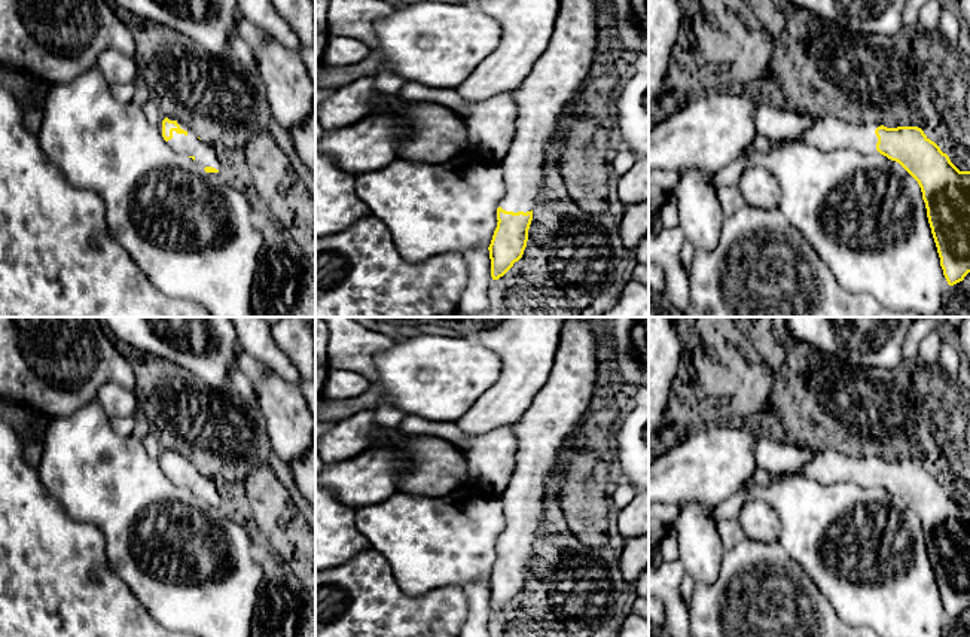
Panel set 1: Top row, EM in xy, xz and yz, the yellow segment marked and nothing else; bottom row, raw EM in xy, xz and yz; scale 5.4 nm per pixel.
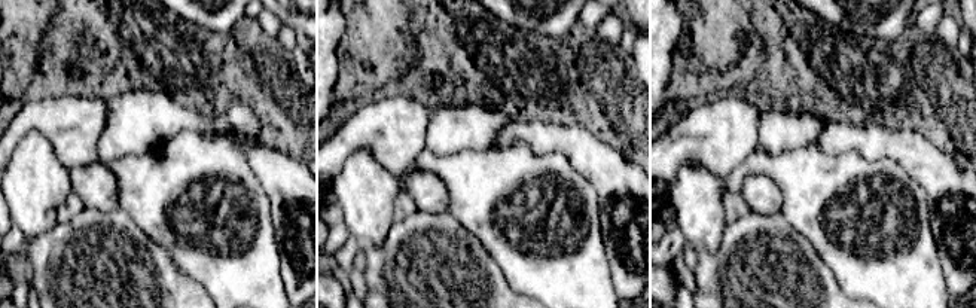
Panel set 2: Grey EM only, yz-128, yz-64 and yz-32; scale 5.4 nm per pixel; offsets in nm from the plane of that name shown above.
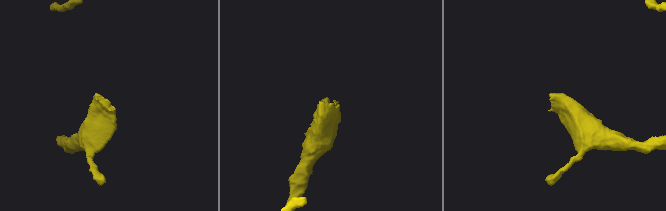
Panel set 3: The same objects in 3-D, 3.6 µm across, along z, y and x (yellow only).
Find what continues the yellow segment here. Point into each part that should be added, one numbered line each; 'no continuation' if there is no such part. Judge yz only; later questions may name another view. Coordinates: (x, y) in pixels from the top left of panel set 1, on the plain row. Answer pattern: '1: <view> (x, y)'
1: yz (830, 466)

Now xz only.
1: xz (557, 415)

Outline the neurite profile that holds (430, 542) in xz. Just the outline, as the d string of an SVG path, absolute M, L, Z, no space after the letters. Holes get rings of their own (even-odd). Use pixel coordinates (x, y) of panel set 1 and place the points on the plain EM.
M461 485L445 497L397 493L385 502L356 509L356 527L393 569L399 588L411 597L423 597L437 588L488 582L497 561L497 539L504 528L501 497L489 497L476 487Z

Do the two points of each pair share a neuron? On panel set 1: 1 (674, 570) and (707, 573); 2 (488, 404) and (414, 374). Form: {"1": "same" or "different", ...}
{"1": "different", "2": "different"}

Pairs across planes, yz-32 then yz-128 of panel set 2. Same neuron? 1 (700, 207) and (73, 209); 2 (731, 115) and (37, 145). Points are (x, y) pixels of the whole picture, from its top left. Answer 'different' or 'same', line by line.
1: different
2: different

